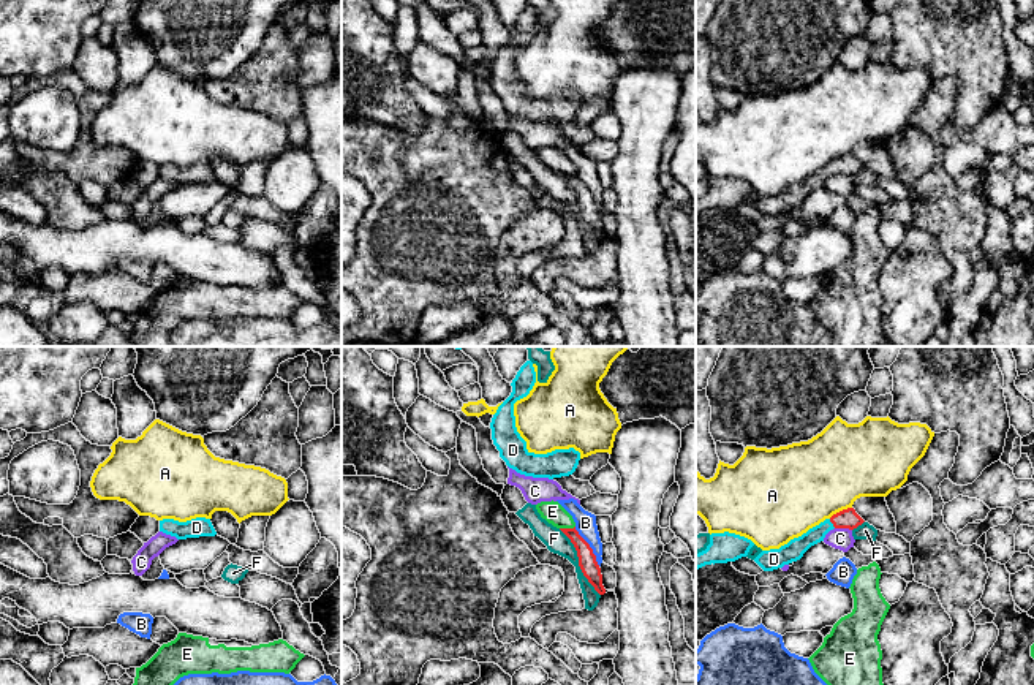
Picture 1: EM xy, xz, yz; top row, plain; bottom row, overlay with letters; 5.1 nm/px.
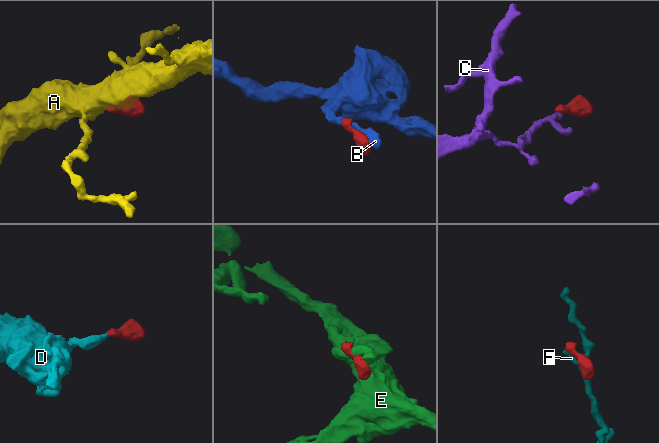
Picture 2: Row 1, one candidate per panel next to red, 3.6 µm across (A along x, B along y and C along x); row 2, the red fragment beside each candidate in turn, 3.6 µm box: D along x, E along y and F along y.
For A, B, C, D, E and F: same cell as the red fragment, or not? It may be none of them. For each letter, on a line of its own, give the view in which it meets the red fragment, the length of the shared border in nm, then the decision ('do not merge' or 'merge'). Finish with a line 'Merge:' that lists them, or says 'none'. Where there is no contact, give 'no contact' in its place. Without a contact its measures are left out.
A: meets red in yz; contact 130 nm long; do not merge
B: meets red in xz; contact 240 nm long; do not merge
C: meets red in yz; contact 90 nm long; do not merge
D: meets red in yz; contact 60 nm long; merge
E: meets red in xz; contact 80 nm long; do not merge
F: meets red in xz; contact 400 nm long; do not merge
Merge: D

